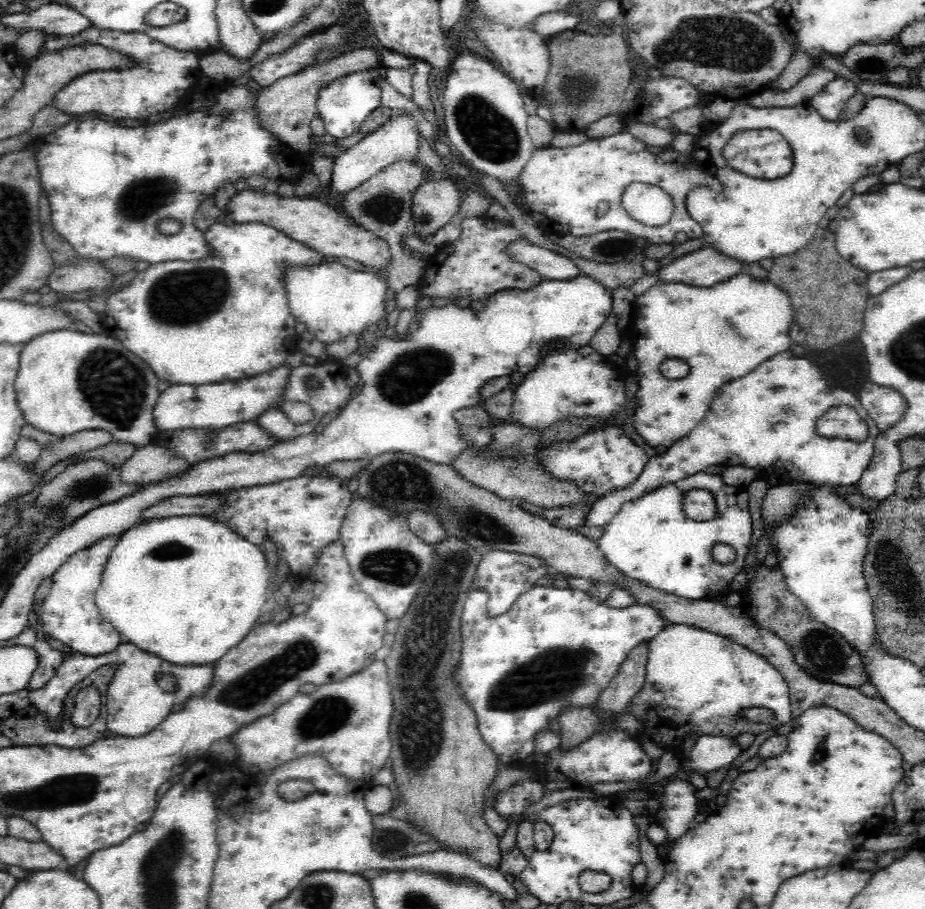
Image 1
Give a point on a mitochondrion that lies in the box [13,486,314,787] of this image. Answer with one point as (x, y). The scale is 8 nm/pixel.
(170, 548)

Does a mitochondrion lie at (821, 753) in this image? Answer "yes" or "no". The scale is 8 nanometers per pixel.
no

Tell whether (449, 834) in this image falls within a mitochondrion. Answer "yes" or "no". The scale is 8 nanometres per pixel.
no

